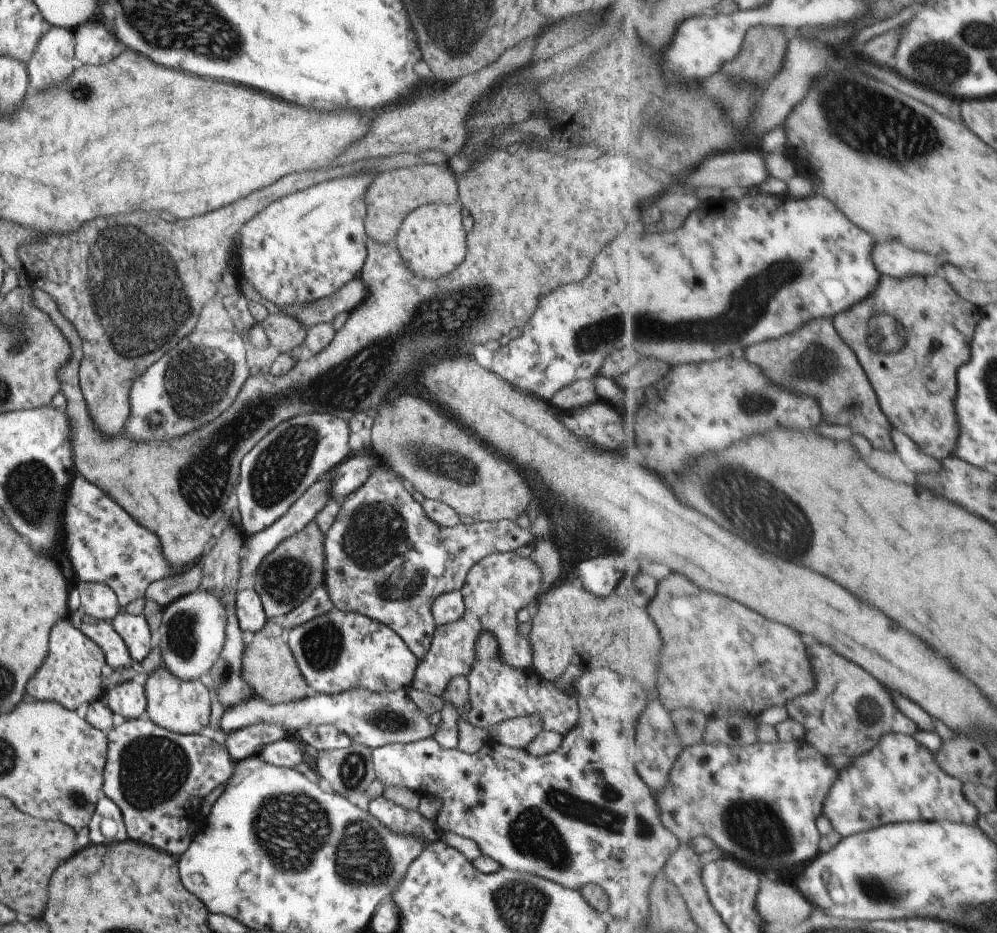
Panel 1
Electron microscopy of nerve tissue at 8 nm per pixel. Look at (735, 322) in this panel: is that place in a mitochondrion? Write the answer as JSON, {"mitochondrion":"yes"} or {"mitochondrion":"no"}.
{"mitochondrion":"yes"}

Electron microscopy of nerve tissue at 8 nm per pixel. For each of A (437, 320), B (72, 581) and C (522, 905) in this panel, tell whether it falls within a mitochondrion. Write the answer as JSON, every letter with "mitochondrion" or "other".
{"A":"mitochondrion","B":"other","C":"mitochondrion"}

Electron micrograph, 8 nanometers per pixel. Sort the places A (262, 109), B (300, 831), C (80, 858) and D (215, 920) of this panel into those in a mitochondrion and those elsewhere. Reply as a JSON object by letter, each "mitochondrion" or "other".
{"A":"other","B":"mitochondrion","C":"other","D":"other"}

